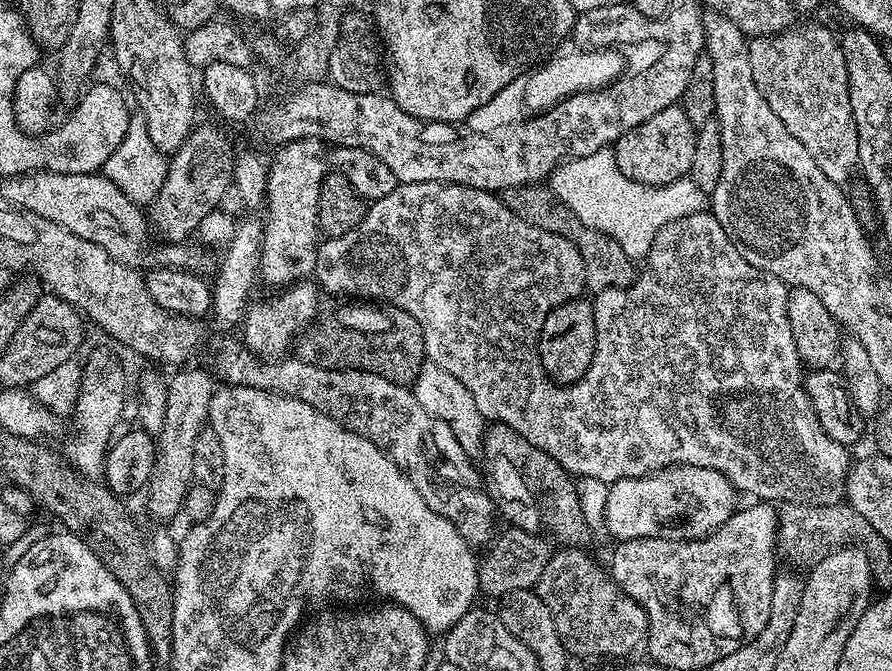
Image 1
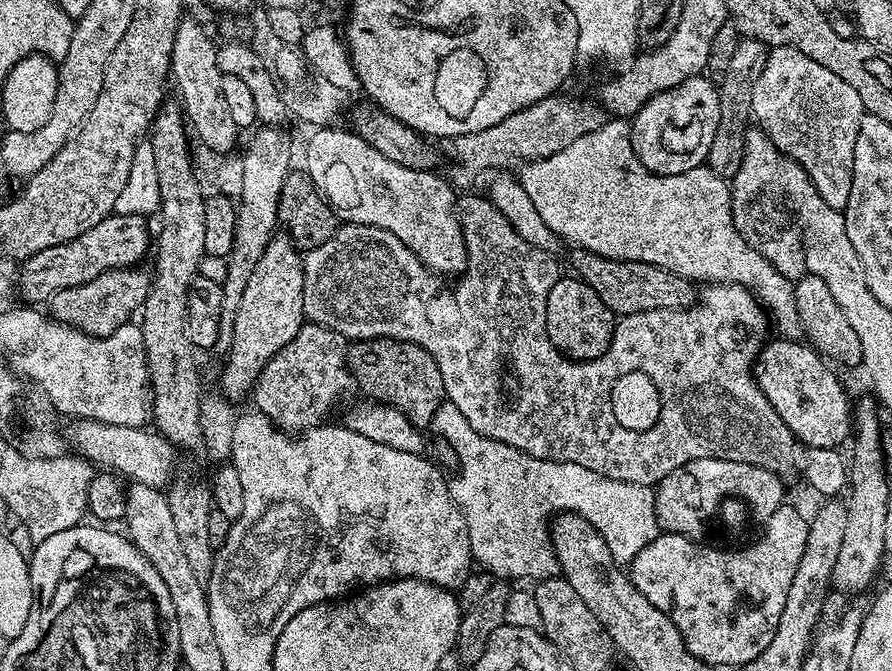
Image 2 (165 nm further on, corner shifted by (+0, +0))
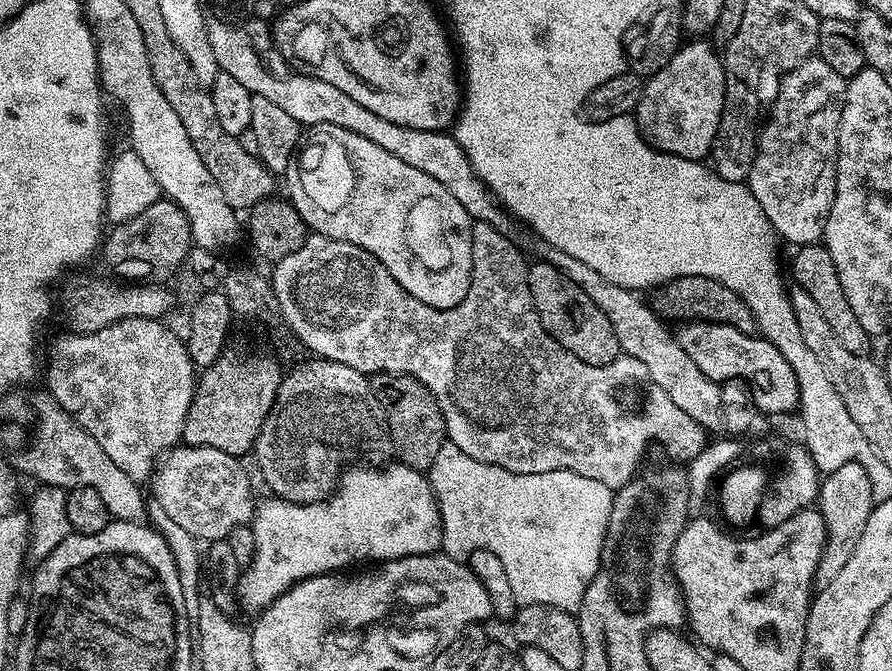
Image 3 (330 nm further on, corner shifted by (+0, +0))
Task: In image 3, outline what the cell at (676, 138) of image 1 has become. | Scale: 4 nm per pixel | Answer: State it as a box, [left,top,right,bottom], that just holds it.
[634,39,724,161]

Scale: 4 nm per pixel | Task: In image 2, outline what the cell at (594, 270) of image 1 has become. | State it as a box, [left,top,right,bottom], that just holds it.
[575,250,698,314]

